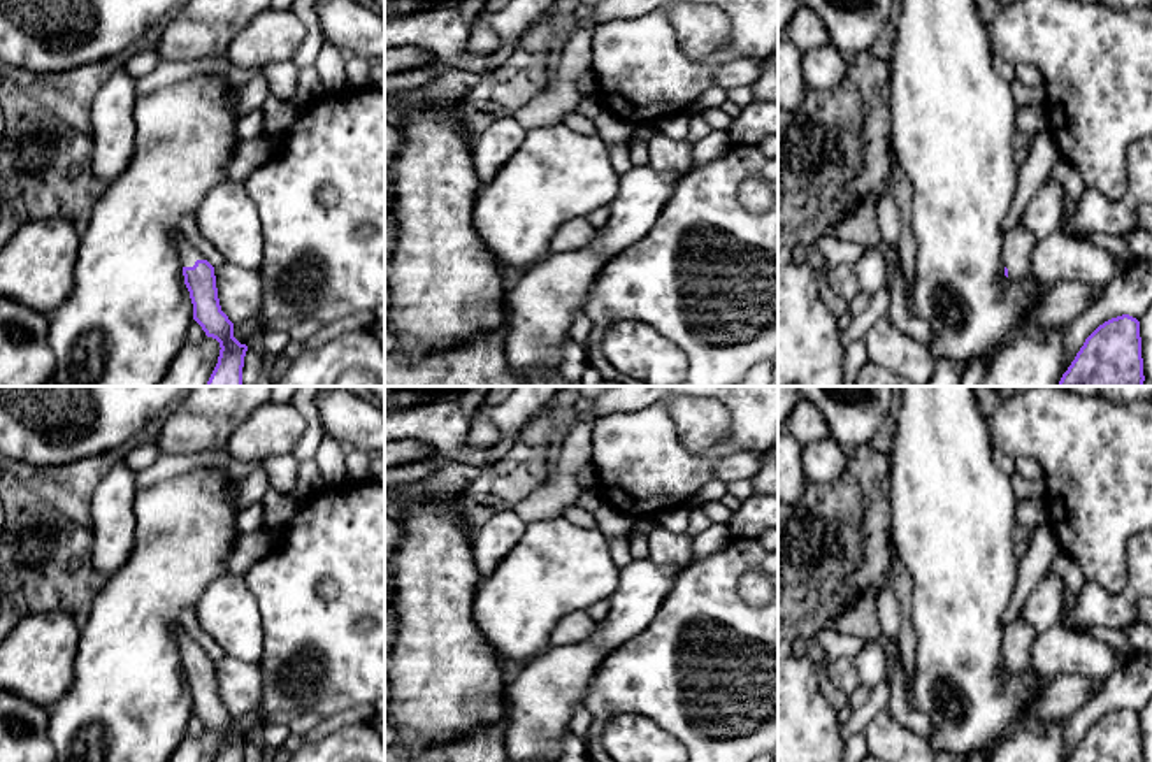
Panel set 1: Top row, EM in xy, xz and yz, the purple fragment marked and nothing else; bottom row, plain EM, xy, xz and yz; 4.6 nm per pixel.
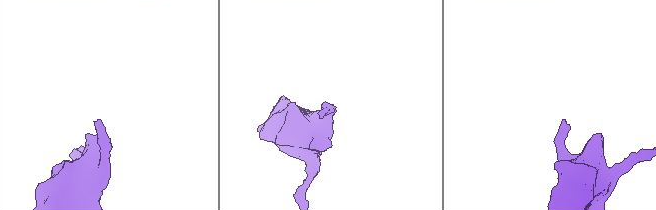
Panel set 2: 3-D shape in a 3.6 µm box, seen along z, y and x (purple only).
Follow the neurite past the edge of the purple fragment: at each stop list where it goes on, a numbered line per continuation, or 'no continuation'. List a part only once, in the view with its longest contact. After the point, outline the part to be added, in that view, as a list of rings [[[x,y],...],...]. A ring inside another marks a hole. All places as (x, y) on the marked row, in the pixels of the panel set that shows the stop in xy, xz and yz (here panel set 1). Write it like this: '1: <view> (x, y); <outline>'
1: xy (188, 253); [[[179,232],[177,239],[177,253],[183,267],[193,267],[197,260],[204,260],[202,253]]]

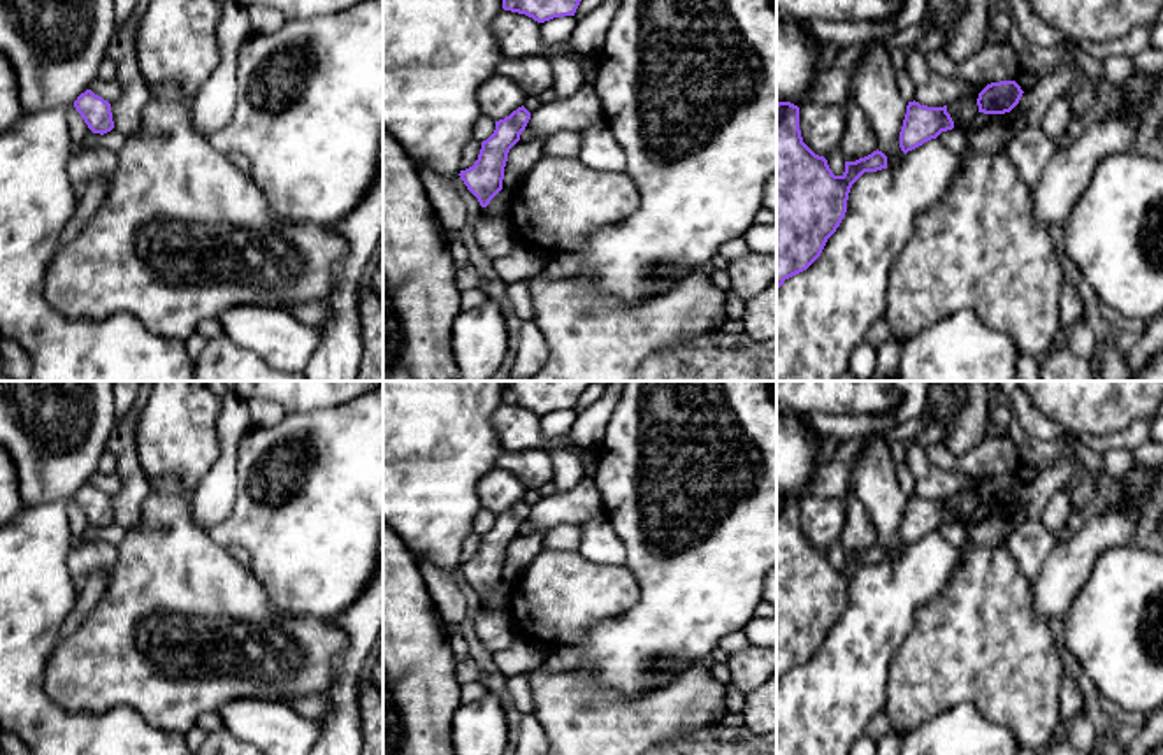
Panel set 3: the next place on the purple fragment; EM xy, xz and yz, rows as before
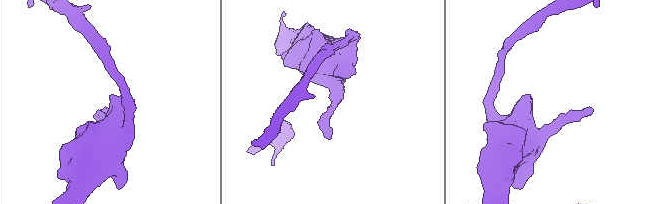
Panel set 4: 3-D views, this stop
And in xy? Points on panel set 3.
no continuation

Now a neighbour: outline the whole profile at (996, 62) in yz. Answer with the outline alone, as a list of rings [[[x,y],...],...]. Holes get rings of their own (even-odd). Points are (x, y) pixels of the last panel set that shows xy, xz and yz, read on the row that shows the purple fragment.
[[[986,42],[970,65],[961,65],[949,56],[945,47],[926,54],[929,67],[950,79],[963,79],[973,84],[991,84],[1000,81],[1015,81],[1021,74],[1021,61],[1017,51],[1005,44]]]

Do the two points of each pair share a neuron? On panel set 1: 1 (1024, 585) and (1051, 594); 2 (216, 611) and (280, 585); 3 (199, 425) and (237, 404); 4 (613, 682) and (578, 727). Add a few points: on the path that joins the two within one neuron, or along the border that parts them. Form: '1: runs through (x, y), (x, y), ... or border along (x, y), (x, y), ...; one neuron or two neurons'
1: border along (1051, 571), (1033, 589), (1017, 613); two neurons
2: border along (243, 576), (259, 610), (262, 636); two neurons
3: runs through (208, 416), (220, 404), (229, 404); one neuron
4: border along (582, 704), (590, 715), (590, 726), (583, 740); two neurons

